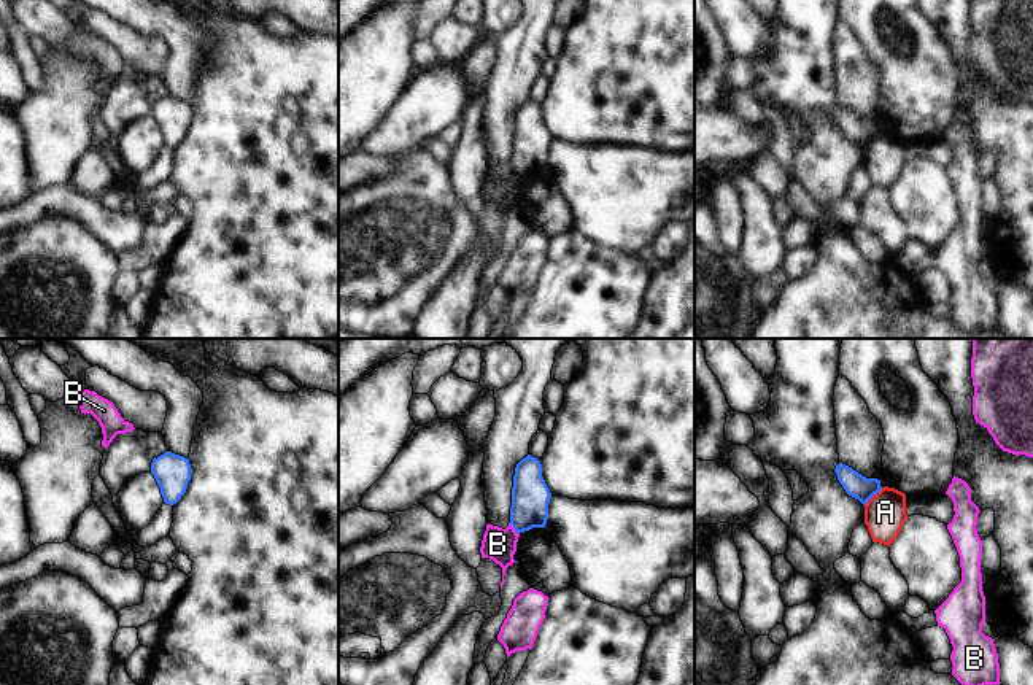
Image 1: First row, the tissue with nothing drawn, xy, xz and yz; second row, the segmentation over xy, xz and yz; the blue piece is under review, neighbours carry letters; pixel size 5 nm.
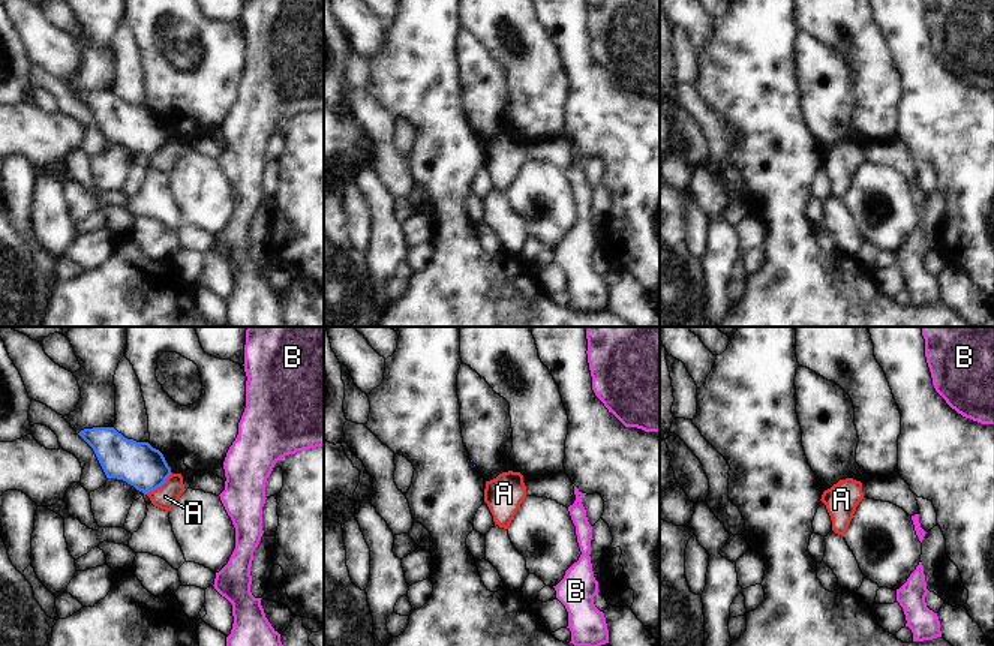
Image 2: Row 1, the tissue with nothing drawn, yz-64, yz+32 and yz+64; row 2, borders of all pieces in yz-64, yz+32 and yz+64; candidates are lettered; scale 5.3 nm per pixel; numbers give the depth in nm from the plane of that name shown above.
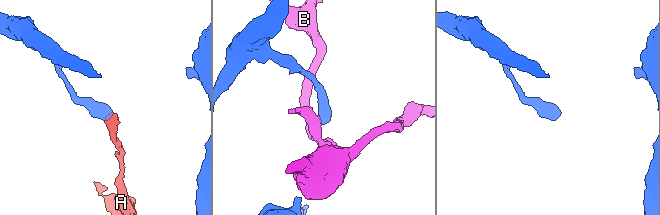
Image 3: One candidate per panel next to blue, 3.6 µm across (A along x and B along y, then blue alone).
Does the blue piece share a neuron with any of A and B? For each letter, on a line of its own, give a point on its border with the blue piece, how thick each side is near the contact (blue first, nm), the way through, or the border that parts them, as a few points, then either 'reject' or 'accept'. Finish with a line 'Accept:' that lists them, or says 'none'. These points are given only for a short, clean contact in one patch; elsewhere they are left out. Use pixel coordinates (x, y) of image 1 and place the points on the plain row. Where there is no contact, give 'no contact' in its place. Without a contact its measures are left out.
A: contact yz (873, 139); calibres 120 and 200 nm; border yz (882, 132), (865, 150); reject
B: contact xz (515, 174); calibres 190 and 170 nm; reject
Accept: none

